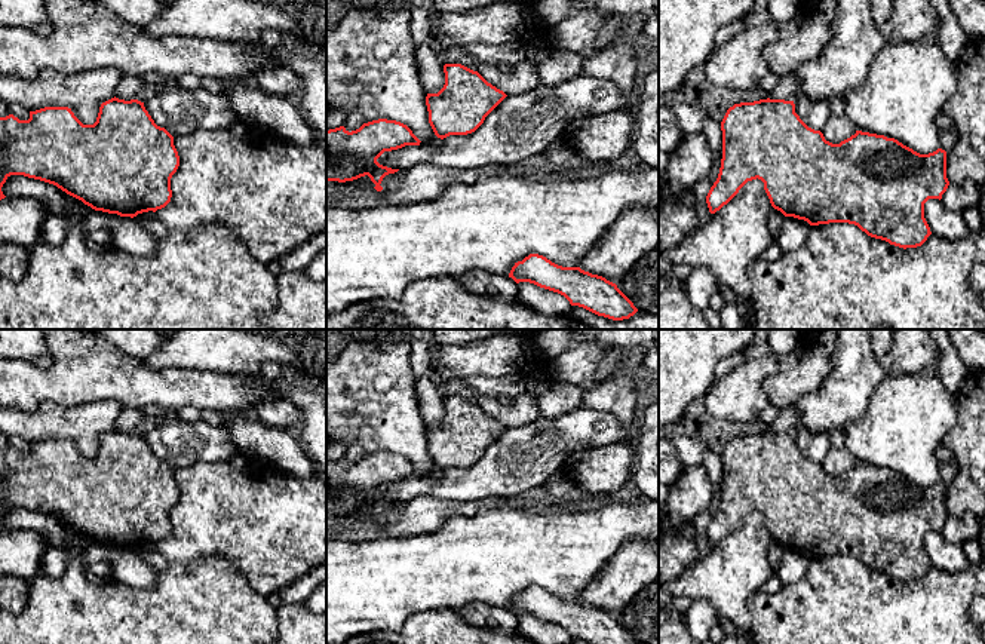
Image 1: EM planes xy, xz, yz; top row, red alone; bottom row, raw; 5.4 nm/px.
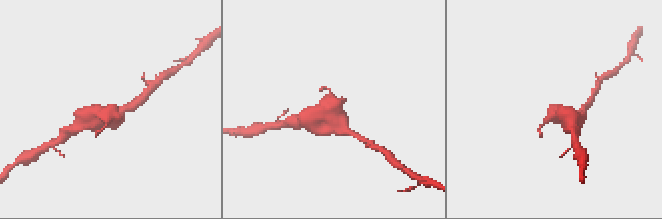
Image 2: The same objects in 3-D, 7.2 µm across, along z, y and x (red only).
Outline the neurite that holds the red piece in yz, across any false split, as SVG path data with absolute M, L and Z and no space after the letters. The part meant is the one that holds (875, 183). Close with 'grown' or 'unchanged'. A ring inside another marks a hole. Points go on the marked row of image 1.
M760 99L730 107L721 122L722 159L716 181L711 187L706 203L711 214L727 205L739 190L752 180L761 180L774 209L785 217L807 221L810 226L849 223L857 226L868 236L889 242L899 248L921 246L932 234L924 218L924 203L942 199L949 181L946 178L946 151L938 148L920 154L895 138L856 131L854 135L832 144L820 131L808 128L795 113L794 101Z | unchanged

